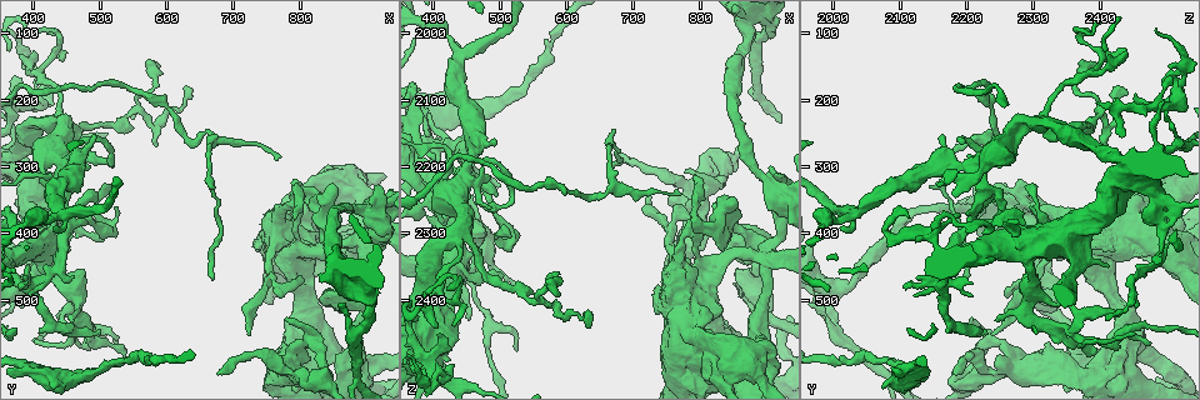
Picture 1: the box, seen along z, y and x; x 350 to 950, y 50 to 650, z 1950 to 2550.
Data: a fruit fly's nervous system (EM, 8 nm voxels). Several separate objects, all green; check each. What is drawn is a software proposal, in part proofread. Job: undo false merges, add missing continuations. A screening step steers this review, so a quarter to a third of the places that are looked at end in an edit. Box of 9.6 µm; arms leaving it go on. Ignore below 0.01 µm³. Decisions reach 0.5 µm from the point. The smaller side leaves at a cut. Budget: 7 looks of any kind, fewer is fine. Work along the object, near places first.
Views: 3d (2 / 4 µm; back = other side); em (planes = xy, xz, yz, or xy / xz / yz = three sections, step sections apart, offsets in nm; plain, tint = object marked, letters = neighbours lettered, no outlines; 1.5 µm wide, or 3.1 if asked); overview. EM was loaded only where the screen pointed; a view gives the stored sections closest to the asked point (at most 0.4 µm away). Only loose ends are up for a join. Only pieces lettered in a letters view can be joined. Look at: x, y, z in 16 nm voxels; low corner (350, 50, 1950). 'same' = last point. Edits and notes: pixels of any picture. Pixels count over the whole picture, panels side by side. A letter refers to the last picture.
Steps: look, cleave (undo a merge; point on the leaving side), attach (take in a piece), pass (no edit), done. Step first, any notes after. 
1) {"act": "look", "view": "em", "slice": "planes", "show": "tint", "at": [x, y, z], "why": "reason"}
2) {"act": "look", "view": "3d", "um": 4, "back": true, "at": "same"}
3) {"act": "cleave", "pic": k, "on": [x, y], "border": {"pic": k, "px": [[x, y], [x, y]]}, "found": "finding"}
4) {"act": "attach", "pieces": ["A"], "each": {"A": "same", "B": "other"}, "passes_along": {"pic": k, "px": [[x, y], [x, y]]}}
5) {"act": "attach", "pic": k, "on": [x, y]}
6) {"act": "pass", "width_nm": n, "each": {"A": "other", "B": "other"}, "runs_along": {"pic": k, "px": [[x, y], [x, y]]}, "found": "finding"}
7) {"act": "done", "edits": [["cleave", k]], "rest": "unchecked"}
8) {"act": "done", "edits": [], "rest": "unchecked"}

{"act": "look", "view": "3d", "um": 4, "at": [580, 180, 2360], "why": "sharp bend"}

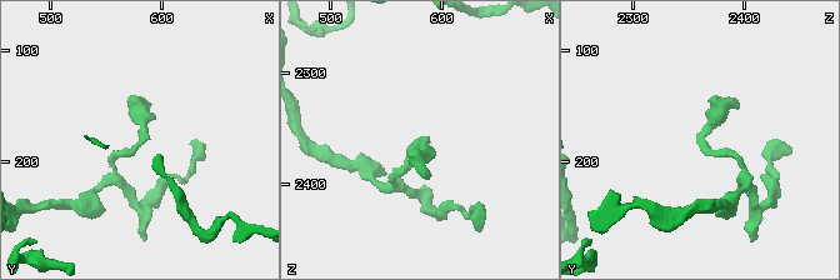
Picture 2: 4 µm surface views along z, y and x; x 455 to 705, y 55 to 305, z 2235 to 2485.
{"act": "look", "view": "em", "slice": "xz", "step": 4, "show": "tint", "at": [584, 178, 2364], "why": "now the EM"}

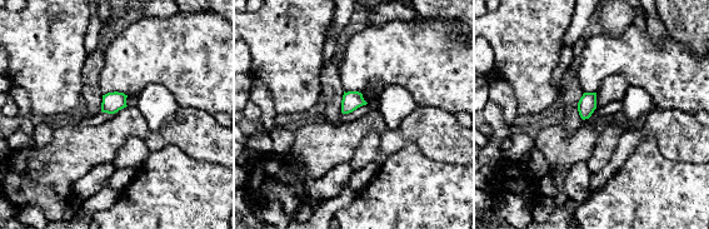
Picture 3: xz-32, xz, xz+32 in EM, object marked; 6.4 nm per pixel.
{"act": "look", "view": "em", "slice": "planes", "show": "letters", "at": "same", "why": "cut it another way"}

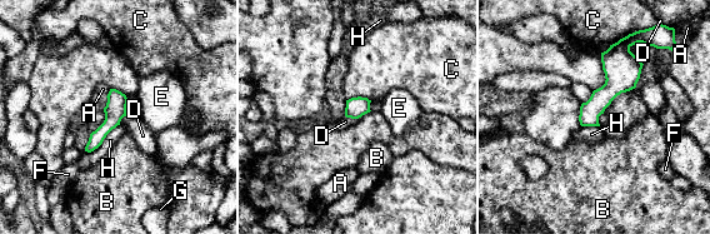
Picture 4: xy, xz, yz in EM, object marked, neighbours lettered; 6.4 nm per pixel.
{"act": "pass", "width_nm": 130, "each": {"A": "other", "B": "other", "C": "other", "D": "other", "E": "other", "F": "other", "G": "other", "H": "other"}, "border": {"pic": 4, "px": [[363, 114], [358, 118], [345, 116]]}, "found": "all the same cell"}

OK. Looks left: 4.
{"act": "look", "view": "em", "slice": "planes", "show": "letters", "at": [440, 195, 2335], "why": "a narrow waist"}

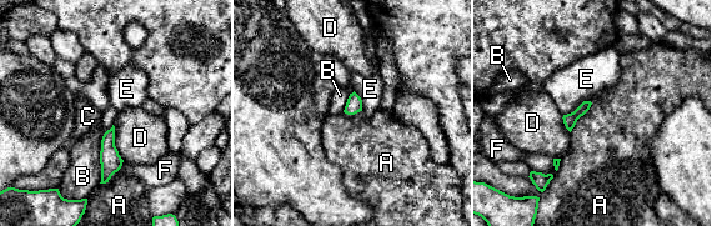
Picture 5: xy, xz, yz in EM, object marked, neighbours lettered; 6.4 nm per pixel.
{"act": "pass", "width_nm": 80, "each": {"A": "other", "B": "other", "C": "other", "D": "other", "E": "other", "F": "other"}, "border": {"pic": 5, "px": [[123, 161], [123, 165], [100, 184]]}, "found": "continuous, no second cell"}

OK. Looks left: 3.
{"act": "look", "view": "3d", "um": 2, "at": [525, 360, 2290], "why": "thin end"}

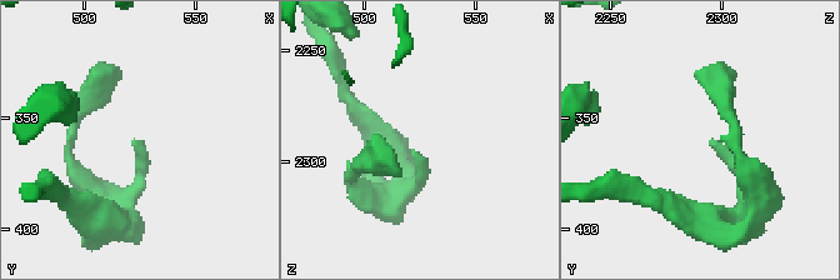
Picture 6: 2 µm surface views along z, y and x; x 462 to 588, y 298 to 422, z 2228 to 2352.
{"act": "look", "view": "em", "slice": "xz", "step": 4, "show": "letters", "at": [522, 360, 2293]}

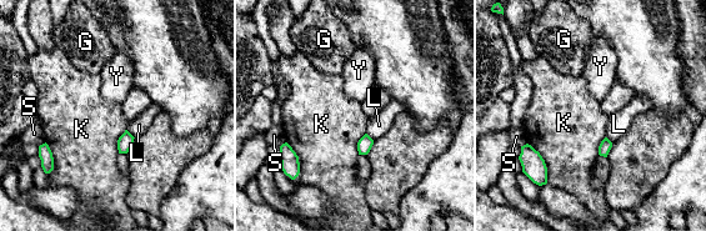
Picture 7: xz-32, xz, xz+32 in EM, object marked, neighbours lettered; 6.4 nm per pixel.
{"act": "look", "view": "em", "slice": "planes", "show": "letters", "at": "same", "why": "another direction"}

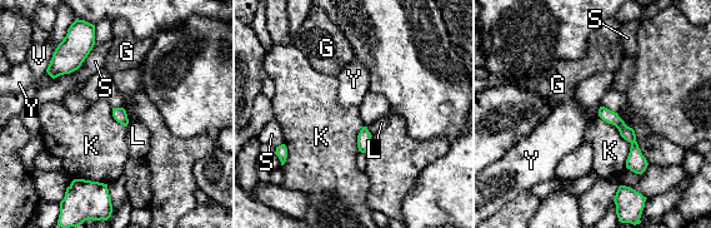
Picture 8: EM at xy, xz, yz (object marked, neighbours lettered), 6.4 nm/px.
{"act": "pass", "width_nm": 90, "each": {"G": "other", "K": "other", "L": "other", "S": "other", "V": "other", "Y": "other"}, "runs_along": {"pic": 8, "px": [[602, 110], [630, 135], [637, 167]]}, "found": "no lettered piece goes on from it"}

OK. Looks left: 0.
{"act": "done", "edits": [], "rest": "unchecked"}

